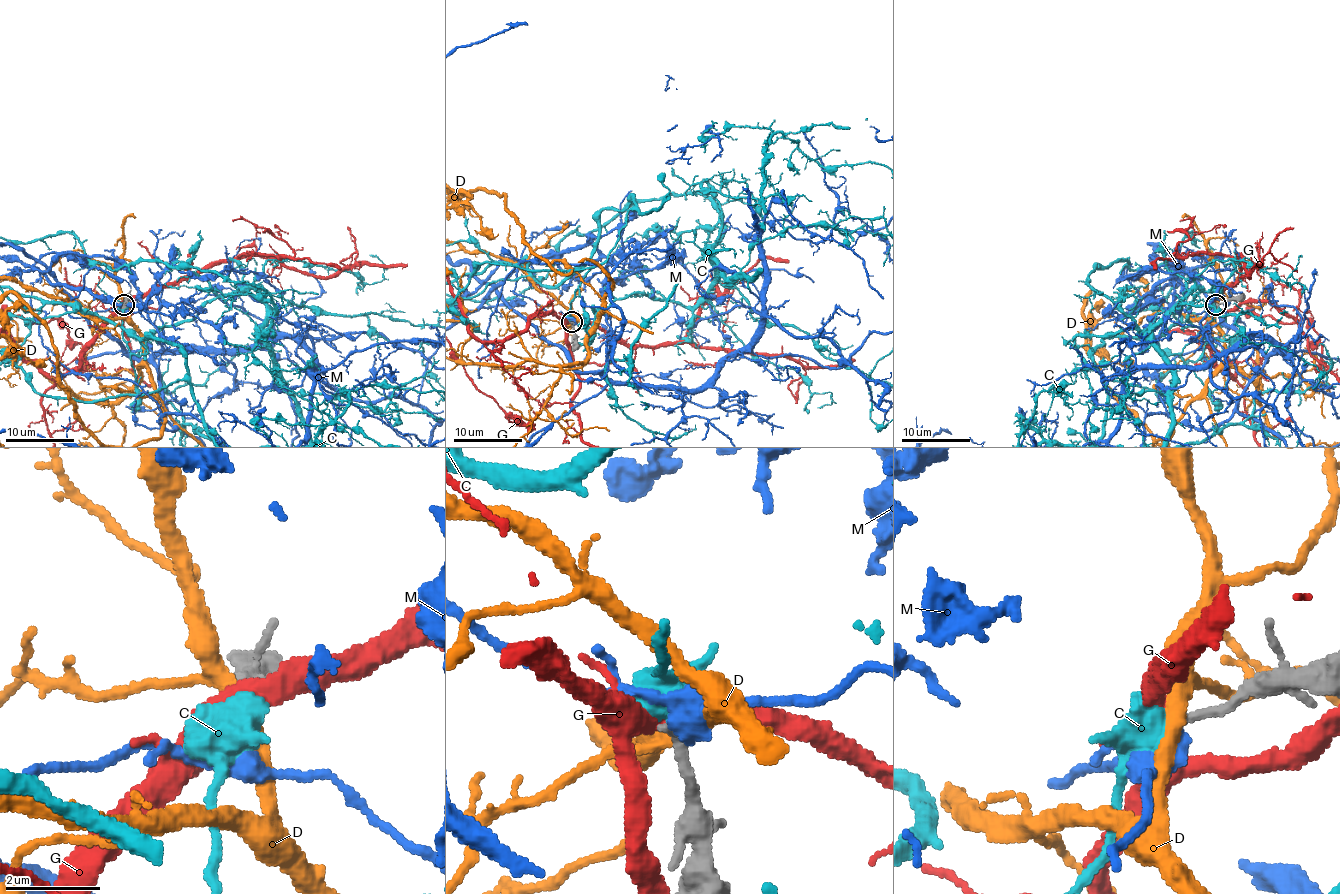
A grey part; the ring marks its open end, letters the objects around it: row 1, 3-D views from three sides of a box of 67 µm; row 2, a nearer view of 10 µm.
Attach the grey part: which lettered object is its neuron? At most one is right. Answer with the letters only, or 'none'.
C

